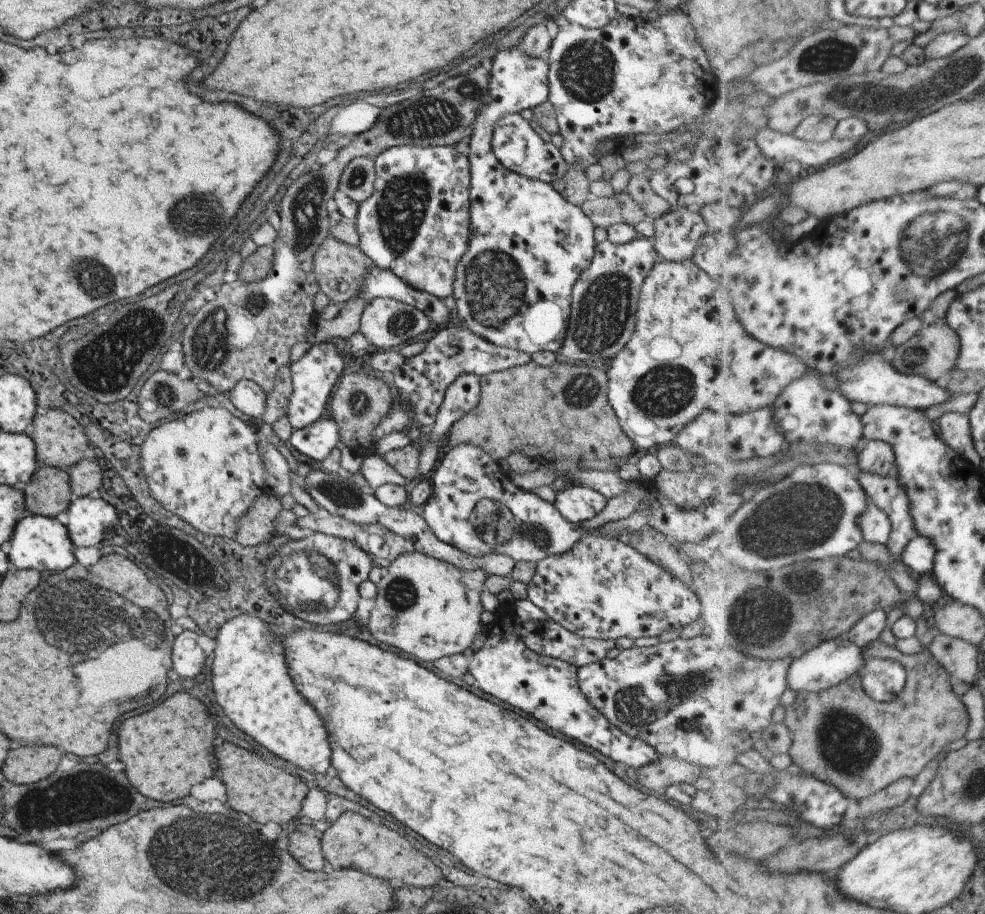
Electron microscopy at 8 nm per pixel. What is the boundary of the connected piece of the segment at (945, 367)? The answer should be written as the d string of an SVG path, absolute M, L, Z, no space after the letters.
M941 322L926 325L913 340L898 347L892 362L898 372L910 376L924 376L928 380L936 381L942 376L956 372L960 354L962 354L962 339L959 333L946 322Z

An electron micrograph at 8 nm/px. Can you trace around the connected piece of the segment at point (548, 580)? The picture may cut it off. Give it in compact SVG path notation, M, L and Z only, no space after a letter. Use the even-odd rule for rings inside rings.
M598 532L587 534L564 554L540 559L537 562L537 572L532 582L527 585L527 599L542 608L550 620L562 625L566 630L581 637L606 640L618 640L621 636L634 640L644 636L658 637L663 631L669 631L668 628L678 630L688 626L700 616L702 610L693 588L674 578L667 569L648 560L632 545L618 538L602 537ZM656 612L662 612L664 620L655 618Z

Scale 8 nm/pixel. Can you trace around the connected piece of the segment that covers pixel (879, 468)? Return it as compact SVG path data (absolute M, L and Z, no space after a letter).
M872 440L859 455L859 463L855 469L874 472L880 476L891 476L898 471L898 454L892 444L884 440Z

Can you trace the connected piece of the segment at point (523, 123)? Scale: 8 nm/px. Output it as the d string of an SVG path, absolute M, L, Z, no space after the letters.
M520 113L506 116L494 124L491 145L500 164L519 175L552 184L556 179L562 179L567 172L559 147L552 141L544 142Z

